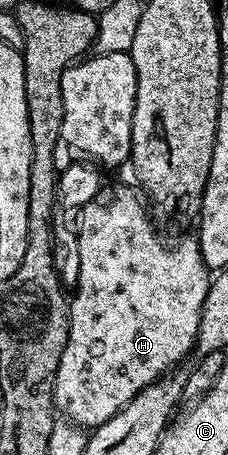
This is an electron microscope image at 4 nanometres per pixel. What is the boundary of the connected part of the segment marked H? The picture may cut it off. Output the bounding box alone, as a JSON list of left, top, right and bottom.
[54,202,211,428]

